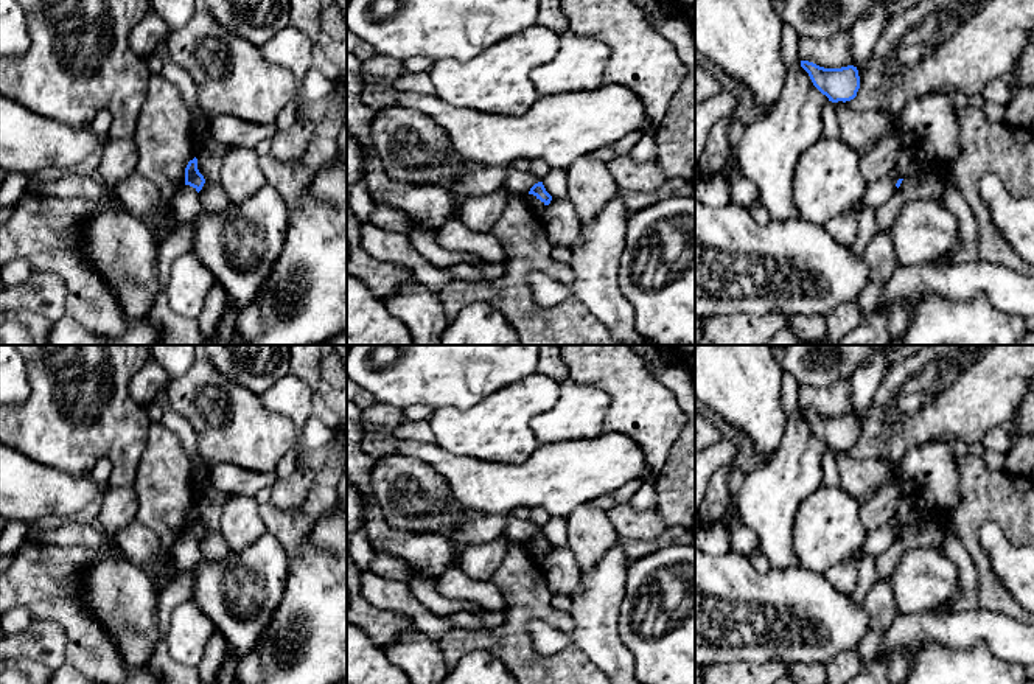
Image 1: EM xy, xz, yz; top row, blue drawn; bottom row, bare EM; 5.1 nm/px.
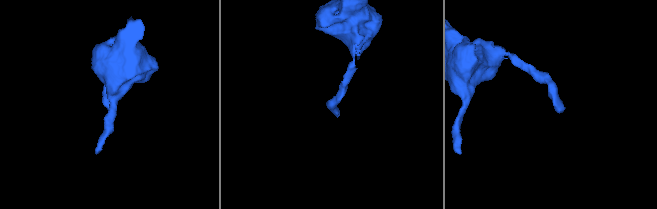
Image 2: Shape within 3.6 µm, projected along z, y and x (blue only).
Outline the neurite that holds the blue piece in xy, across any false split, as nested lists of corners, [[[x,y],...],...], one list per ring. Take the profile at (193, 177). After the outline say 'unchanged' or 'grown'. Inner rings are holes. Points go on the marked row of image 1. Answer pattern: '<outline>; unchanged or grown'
[[[197,159],[188,162],[185,168],[185,185],[193,187],[197,193],[202,190],[205,183],[204,176],[197,169]]]; unchanged

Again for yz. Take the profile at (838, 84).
[[[801,61],[813,86],[832,103],[851,101],[860,89],[858,70],[854,65],[841,68],[824,68],[809,61]]]; unchanged

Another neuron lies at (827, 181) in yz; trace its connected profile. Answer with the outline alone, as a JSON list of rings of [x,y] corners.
[[[821,137],[802,152],[793,174],[793,202],[802,219],[824,227],[866,193],[860,152],[841,138]]]

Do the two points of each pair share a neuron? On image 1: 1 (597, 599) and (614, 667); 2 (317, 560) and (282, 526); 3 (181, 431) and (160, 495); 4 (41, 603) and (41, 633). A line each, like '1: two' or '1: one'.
1: one
2: two
3: two
4: two

